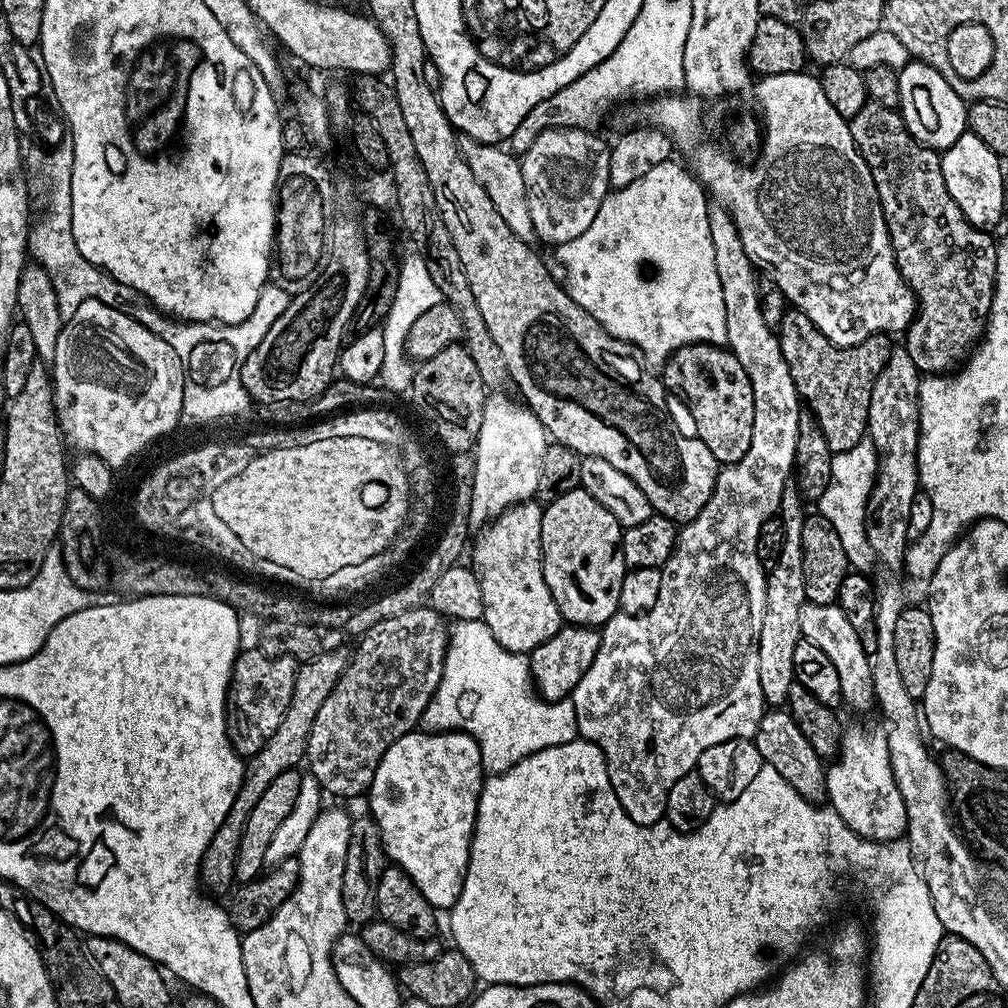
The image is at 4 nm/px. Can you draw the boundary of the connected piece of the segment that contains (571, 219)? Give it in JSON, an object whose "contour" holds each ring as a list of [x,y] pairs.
{"contour":[[[546,128],[534,138],[530,148],[524,152],[520,160],[520,169],[522,170],[522,178],[526,182],[526,198],[530,202],[530,220],[534,222],[534,230],[539,241],[545,240],[549,246],[565,244],[574,238],[578,238],[578,234],[586,234],[586,230],[590,226],[590,222],[594,222],[594,214],[598,214],[598,206],[602,206],[602,202],[607,198],[610,191],[610,154],[612,149],[609,141],[604,141],[602,137],[595,131],[588,131],[582,128]]]}

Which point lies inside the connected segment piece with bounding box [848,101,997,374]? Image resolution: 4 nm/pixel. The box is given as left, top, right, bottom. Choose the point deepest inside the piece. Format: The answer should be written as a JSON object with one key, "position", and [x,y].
{"position":[950,265]}

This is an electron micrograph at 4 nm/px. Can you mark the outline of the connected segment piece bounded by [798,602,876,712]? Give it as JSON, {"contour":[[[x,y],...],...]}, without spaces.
{"contour":[[[835,602],[830,604],[805,603],[801,608],[798,626],[800,627],[801,637],[814,642],[814,646],[818,646],[818,650],[825,652],[826,658],[830,658],[830,662],[834,662],[834,670],[838,670],[838,682],[840,683],[843,703],[845,705],[849,704],[852,708],[857,708],[860,712],[873,711],[876,695],[872,685],[870,654],[866,650],[862,650],[862,642],[858,642],[858,634],[850,627],[850,621],[846,619],[846,614],[842,614],[840,605]]]}

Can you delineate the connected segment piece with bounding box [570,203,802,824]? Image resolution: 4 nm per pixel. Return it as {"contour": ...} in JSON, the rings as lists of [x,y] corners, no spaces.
{"contour":[[[713,203],[708,210],[710,222],[710,238],[714,242],[714,266],[718,266],[718,282],[722,282],[722,302],[726,302],[726,322],[722,330],[728,335],[727,347],[742,362],[742,370],[750,378],[750,386],[754,394],[754,434],[750,434],[750,450],[742,454],[742,458],[733,464],[723,465],[716,473],[716,485],[714,494],[710,494],[710,502],[706,502],[704,509],[698,514],[698,518],[689,520],[679,529],[676,538],[676,548],[672,556],[664,564],[662,569],[662,587],[658,589],[658,602],[648,612],[640,616],[631,616],[619,611],[611,616],[600,632],[600,645],[598,654],[594,654],[594,662],[586,674],[582,674],[582,682],[571,694],[571,702],[576,715],[576,731],[591,744],[596,744],[602,750],[602,754],[608,763],[610,782],[614,786],[614,794],[622,806],[622,810],[634,822],[639,824],[659,824],[665,819],[666,798],[674,787],[674,782],[682,778],[686,773],[693,771],[696,763],[702,758],[710,746],[718,746],[718,742],[727,740],[747,740],[755,737],[758,730],[758,722],[764,716],[766,705],[762,694],[762,682],[758,674],[758,642],[762,630],[762,618],[766,614],[767,590],[765,588],[766,569],[758,562],[756,547],[758,546],[758,530],[762,530],[762,522],[777,515],[782,502],[784,487],[790,482],[794,472],[795,448],[798,442],[798,422],[802,409],[800,395],[796,392],[794,378],[790,378],[790,366],[786,366],[786,358],[782,358],[780,349],[780,337],[773,328],[766,324],[761,308],[762,284],[756,281],[758,269],[750,262],[746,250],[742,246],[742,238],[736,229],[736,223],[728,215],[728,211],[721,204]]]}

